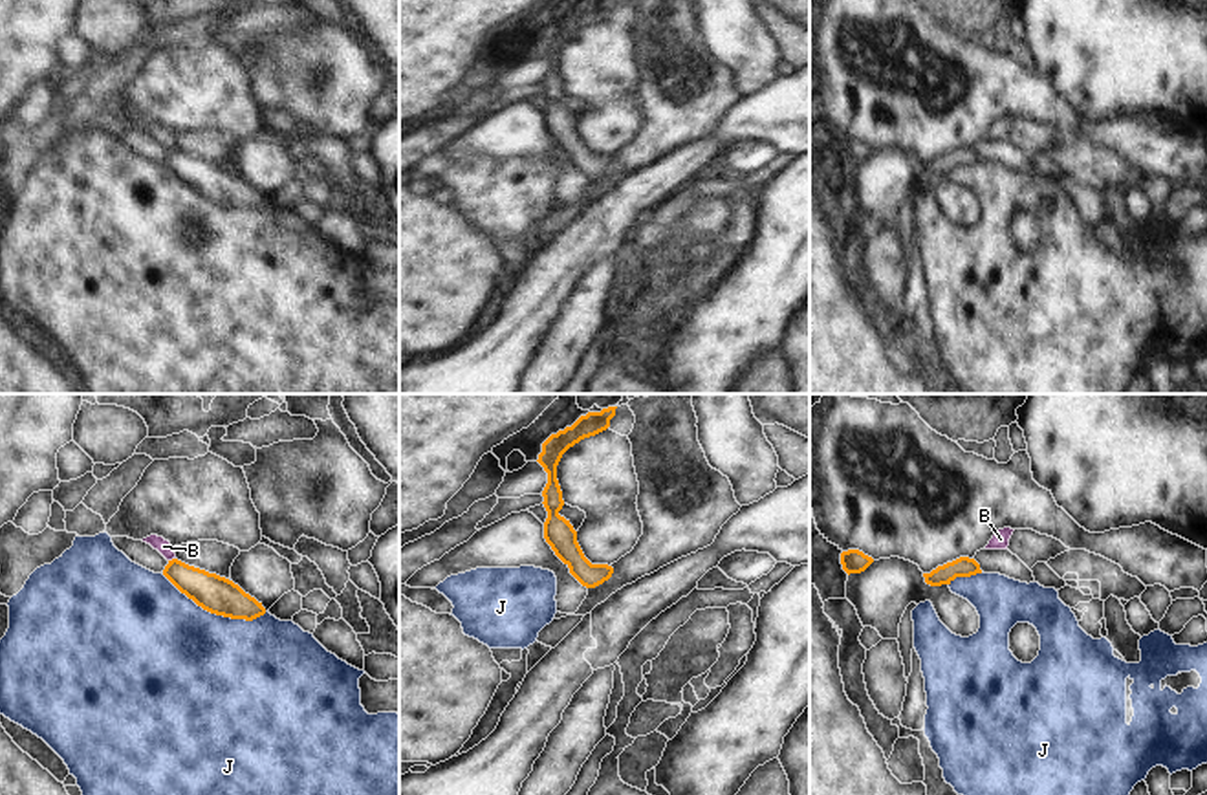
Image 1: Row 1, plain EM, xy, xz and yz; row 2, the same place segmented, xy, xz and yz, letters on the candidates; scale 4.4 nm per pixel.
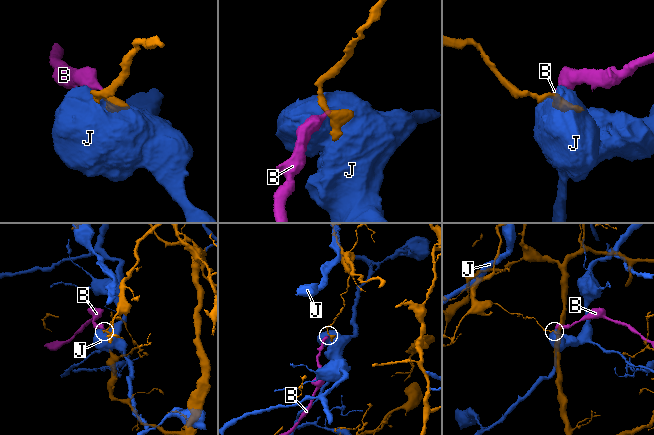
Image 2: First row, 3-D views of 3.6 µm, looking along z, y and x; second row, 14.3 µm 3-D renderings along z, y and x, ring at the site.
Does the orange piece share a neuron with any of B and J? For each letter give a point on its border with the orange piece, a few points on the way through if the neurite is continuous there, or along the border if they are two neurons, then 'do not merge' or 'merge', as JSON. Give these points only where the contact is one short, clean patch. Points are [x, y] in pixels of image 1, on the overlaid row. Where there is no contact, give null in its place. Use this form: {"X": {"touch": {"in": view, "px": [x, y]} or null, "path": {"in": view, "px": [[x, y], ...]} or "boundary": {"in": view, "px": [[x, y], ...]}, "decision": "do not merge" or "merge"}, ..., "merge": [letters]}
{"B": {"touch": {"in": "xy", "px": [173, 559]}, "boundary": {"in": "xy", "px": [[174, 557], [169, 561]]}, "decision": "do not merge"}, "J": {"touch": {"in": "xy", "px": [215, 612]}, "decision": "do not merge"}, "merge": []}

